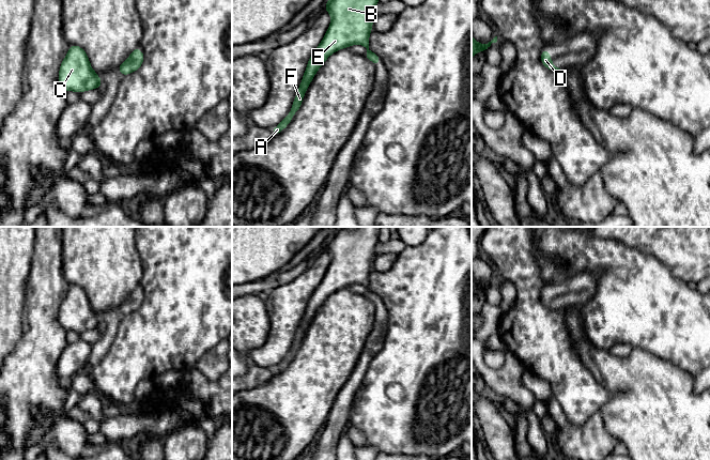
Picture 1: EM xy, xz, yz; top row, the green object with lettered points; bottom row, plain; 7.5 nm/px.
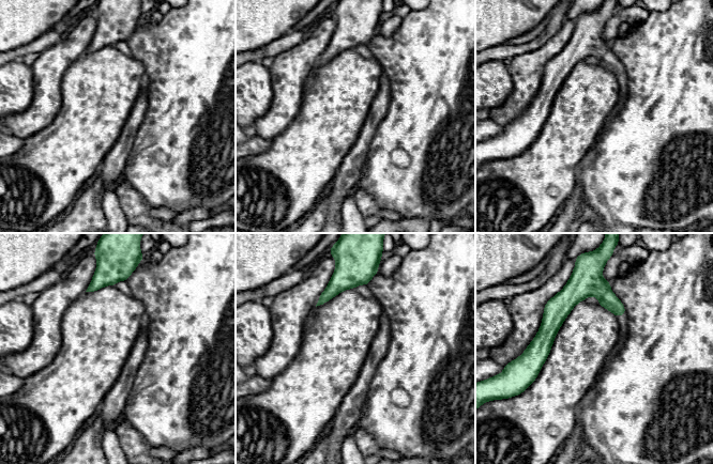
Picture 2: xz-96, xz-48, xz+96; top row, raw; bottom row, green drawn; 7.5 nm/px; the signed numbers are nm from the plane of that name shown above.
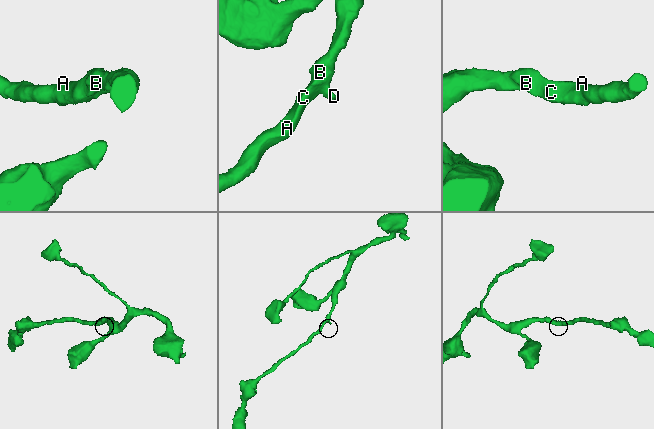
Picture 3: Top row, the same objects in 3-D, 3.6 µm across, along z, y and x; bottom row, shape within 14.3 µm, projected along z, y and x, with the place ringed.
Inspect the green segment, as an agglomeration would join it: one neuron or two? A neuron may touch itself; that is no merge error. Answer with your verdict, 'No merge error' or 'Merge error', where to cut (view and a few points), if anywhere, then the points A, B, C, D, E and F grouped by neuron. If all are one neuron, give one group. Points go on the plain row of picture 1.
No merge error. No split. Groups: A B C D E F

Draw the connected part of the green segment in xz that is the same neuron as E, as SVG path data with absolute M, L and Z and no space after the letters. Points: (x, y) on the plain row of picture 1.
M356 227L353 230L338 229L327 241L325 249L331 262L312 295L309 297L303 320L297 329L289 354L274 368L274 374L280 372L292 361L294 353L300 348L304 335L317 310L326 298L337 290L354 283L367 288L366 297L376 306L381 298L369 289L369 275L372 271L374 247L380 242L382 227Z

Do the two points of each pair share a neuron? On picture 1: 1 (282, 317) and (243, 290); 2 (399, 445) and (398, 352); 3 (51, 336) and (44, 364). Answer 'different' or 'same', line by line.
1: different
2: same
3: same

